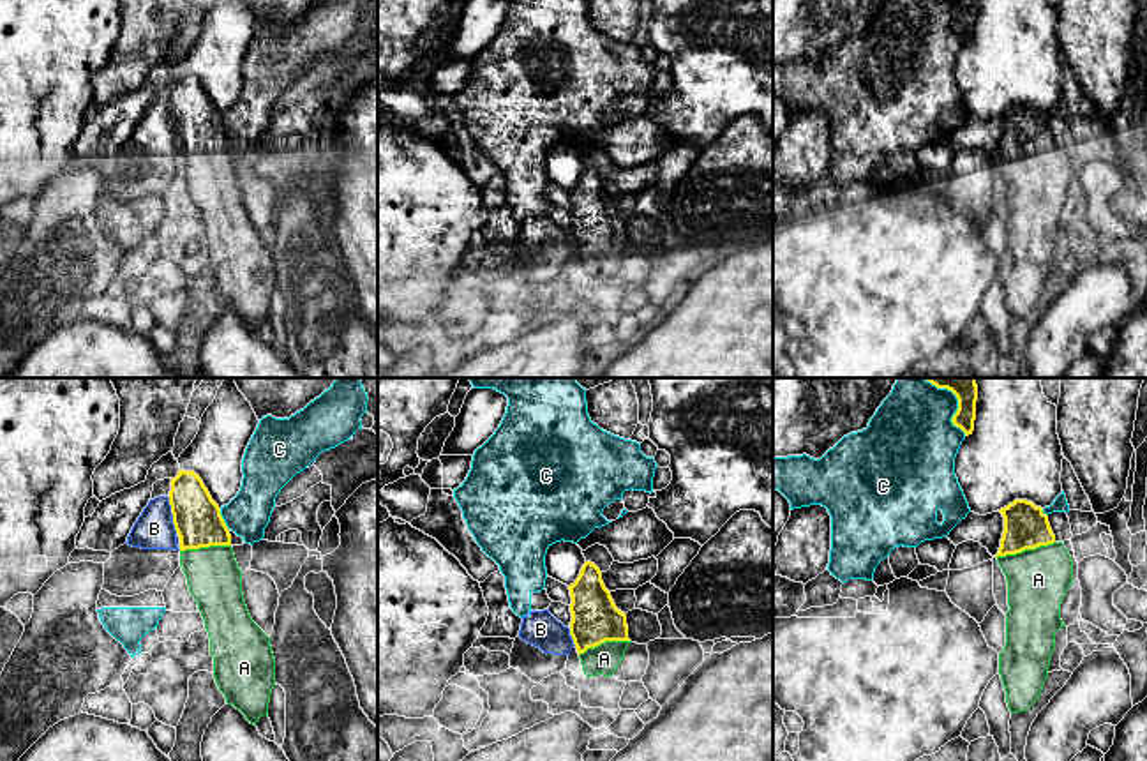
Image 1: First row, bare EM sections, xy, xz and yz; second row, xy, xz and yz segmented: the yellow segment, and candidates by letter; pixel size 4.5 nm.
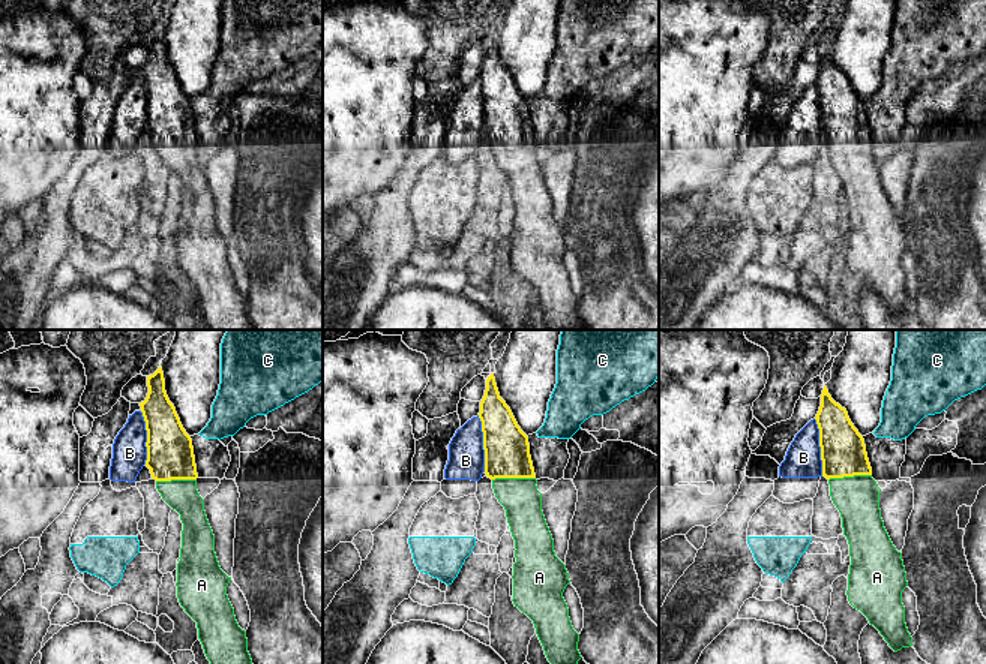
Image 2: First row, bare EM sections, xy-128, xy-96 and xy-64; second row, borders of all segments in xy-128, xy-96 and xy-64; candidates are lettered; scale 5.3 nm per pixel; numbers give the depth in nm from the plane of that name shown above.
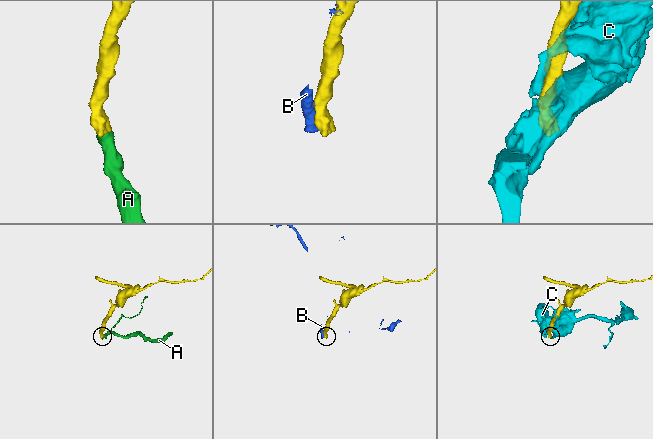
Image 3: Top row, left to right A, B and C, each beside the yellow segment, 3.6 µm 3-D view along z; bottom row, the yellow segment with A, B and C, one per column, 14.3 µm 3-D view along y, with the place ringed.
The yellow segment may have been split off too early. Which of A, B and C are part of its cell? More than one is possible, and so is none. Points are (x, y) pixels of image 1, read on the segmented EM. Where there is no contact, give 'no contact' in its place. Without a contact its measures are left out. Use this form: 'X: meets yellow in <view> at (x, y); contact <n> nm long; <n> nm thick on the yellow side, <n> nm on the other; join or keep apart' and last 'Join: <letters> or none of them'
A: meets yellow in yz at (1024, 550); contact 280 nm long; 200 nm thick on the yellow side, 280 nm on the other; join
B: meets yellow in xy at (172, 512); contact 180 nm long; 220 nm thick on the yellow side, 180 nm on the other; keep apart
C: meets yellow in xy at (221, 518); contact 100 nm long; 220 nm thick on the yellow side, 200 nm on the other; keep apart
Join: A

